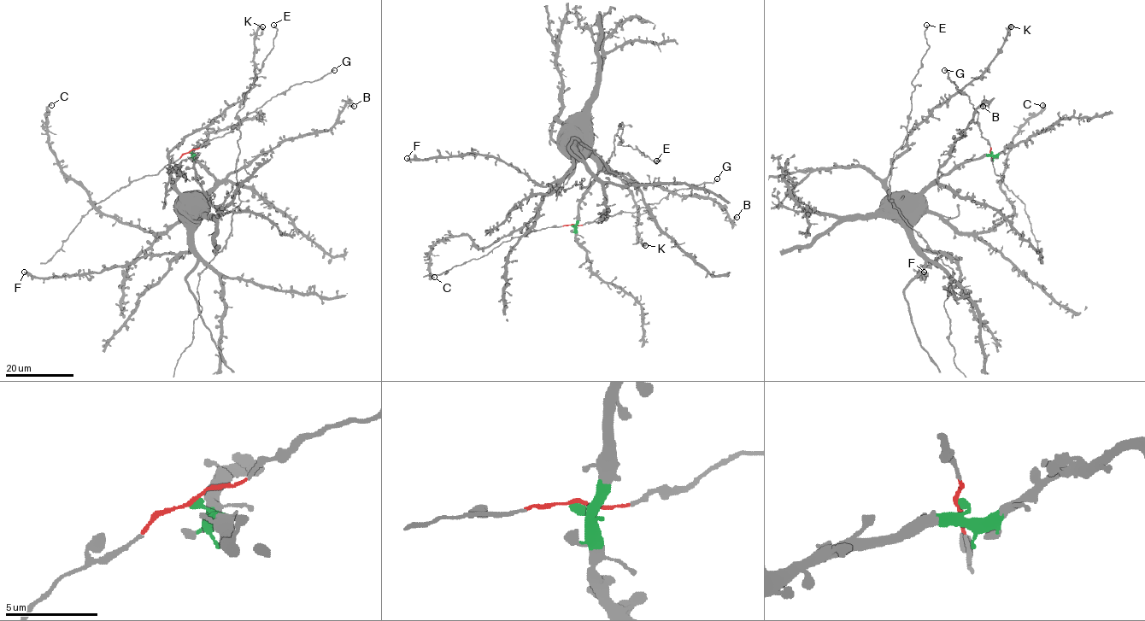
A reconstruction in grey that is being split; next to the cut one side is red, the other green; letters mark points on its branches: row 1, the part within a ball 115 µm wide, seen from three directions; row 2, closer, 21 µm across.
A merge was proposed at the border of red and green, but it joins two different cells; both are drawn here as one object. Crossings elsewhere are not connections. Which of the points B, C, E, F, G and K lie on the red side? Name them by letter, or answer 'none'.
G

